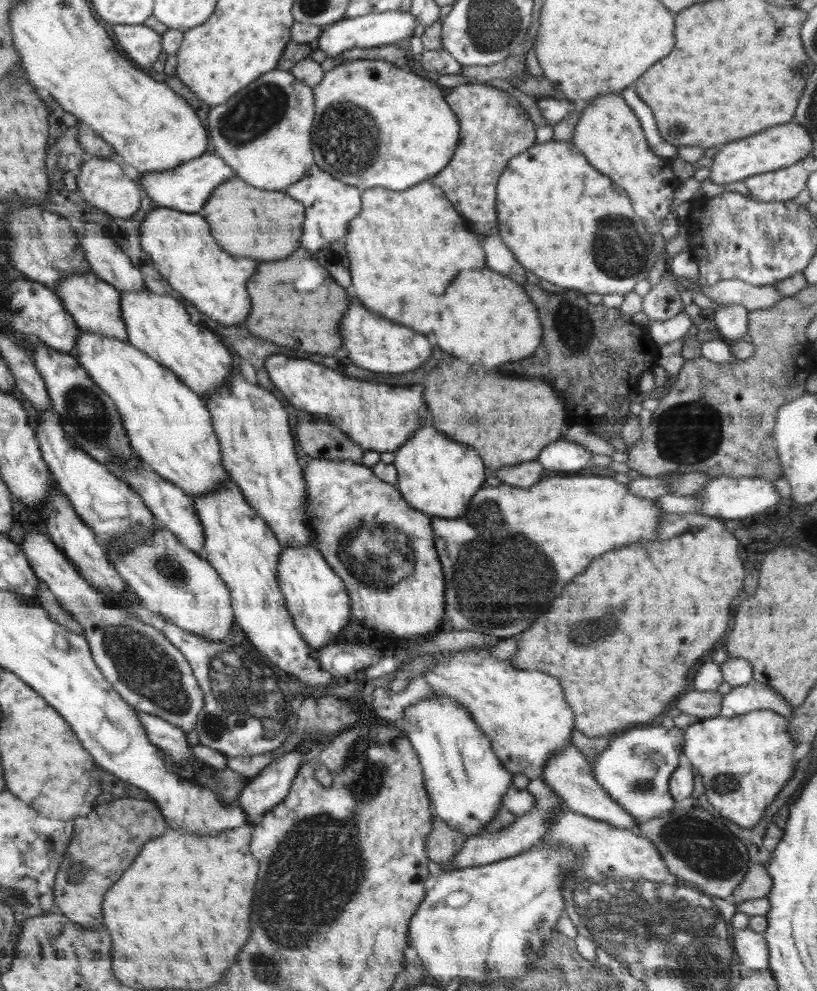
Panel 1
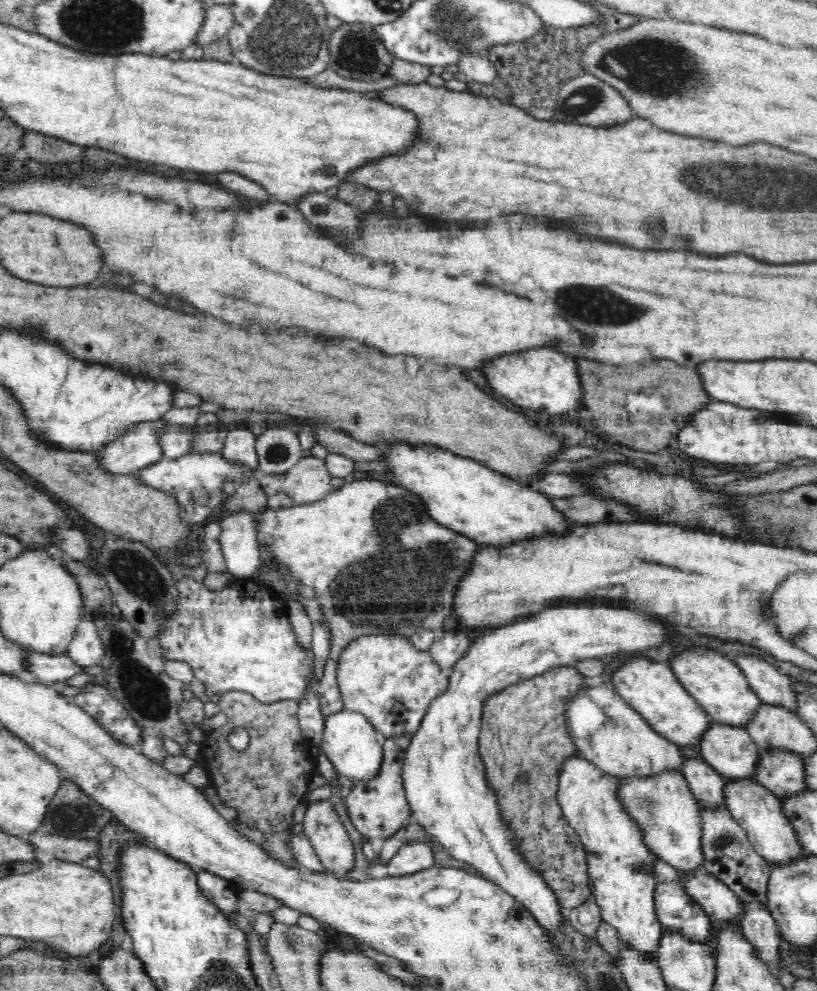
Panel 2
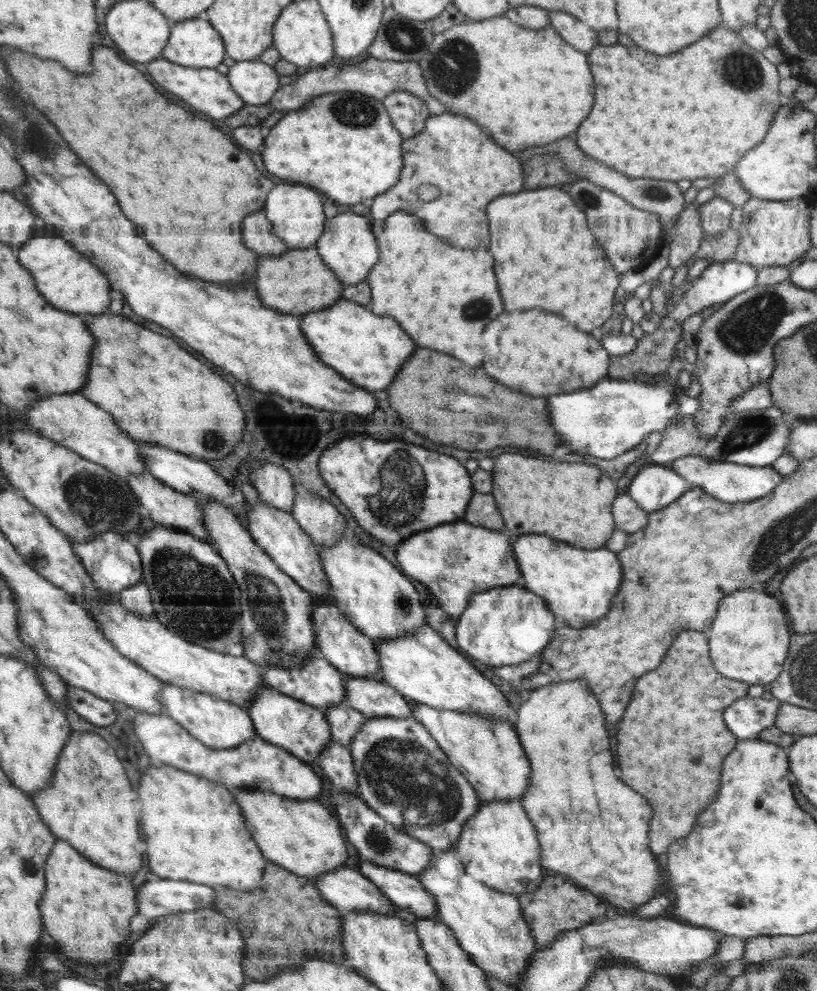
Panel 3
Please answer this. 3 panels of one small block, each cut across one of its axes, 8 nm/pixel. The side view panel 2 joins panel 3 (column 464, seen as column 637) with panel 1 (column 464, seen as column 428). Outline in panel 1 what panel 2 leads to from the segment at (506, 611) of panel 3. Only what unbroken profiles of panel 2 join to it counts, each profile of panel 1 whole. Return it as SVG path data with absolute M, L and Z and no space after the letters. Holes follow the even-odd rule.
M432 691L430 696L408 705L397 724L400 728L404 728L407 740L419 758L423 782L434 815L465 836L480 835L485 826L494 819L496 811L500 810L500 801L510 789L513 775L507 772L496 758L490 740L479 730L468 709L454 699Z

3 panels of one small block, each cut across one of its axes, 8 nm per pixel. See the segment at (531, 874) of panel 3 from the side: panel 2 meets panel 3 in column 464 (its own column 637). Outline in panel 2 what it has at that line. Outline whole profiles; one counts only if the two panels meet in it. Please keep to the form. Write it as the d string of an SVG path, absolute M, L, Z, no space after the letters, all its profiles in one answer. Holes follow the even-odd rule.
M575 754L566 760L558 780L559 806L587 853L608 854L626 863L637 864L641 868L640 873L654 874L654 862L658 857L644 845L638 823L629 817L621 800L618 800L619 780L616 777L599 770L594 764Z

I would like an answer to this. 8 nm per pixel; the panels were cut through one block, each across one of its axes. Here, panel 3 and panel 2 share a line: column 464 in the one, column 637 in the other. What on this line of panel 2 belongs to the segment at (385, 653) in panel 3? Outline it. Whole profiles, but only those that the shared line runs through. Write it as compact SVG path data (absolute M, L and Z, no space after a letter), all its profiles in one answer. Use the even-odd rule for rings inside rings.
M630 655L628 662L614 670L609 682L628 706L638 711L645 721L679 748L696 748L703 738L702 734L712 723L706 711L688 693L684 685L678 681L668 662L654 661L643 656Z

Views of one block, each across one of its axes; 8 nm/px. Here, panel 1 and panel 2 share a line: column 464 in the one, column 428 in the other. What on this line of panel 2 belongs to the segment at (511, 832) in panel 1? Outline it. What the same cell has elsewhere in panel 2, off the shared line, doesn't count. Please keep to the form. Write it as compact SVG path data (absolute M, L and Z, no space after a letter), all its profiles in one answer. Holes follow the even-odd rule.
M414 841L402 845L385 865L388 876L392 878L416 874L432 866L434 851L428 841Z

